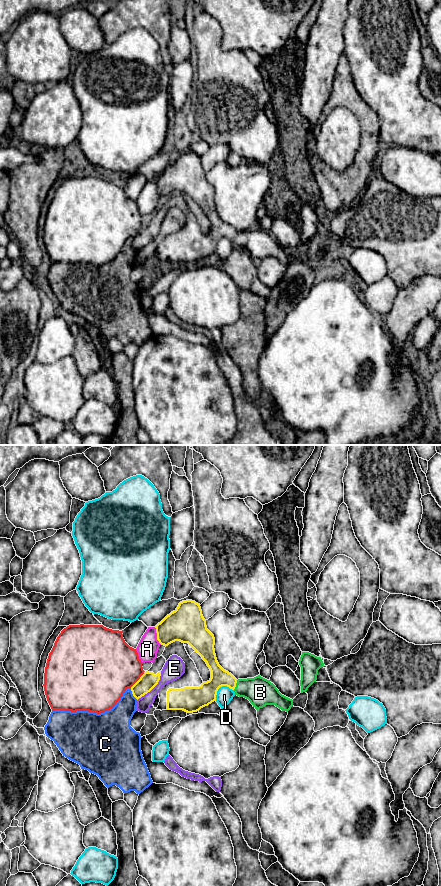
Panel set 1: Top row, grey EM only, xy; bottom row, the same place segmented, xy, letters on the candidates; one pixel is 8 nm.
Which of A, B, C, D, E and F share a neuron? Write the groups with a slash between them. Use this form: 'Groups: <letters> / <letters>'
Groups: A / B / C / D / E / F

